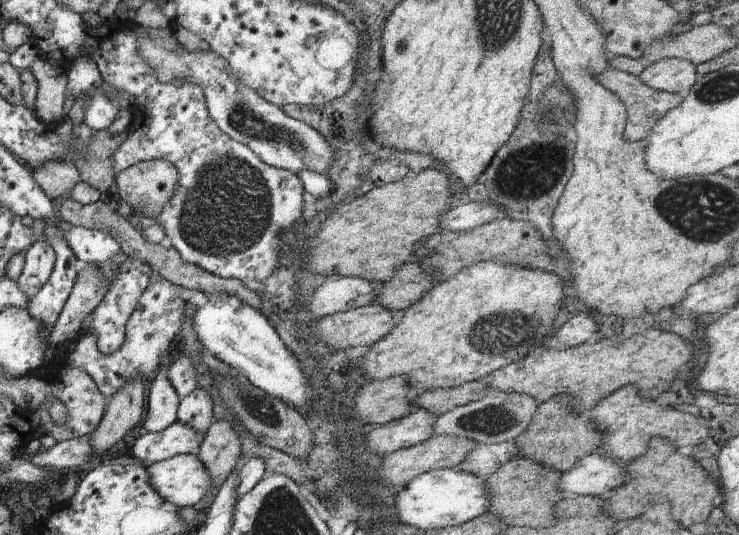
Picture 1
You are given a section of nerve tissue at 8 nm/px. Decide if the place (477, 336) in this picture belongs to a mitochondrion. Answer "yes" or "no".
yes

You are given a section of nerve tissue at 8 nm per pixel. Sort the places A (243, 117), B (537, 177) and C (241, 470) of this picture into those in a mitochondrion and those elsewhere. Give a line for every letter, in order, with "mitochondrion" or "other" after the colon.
A: mitochondrion
B: mitochondrion
C: other

